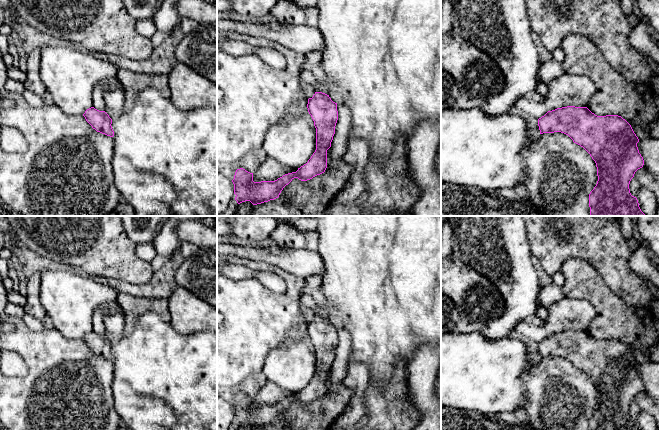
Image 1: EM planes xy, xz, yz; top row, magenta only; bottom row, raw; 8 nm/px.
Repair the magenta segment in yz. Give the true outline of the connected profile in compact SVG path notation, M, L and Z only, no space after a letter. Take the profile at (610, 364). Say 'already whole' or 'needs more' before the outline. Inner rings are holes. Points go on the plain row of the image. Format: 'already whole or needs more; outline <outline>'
already whole; outline M567 330L548 335L538 343L540 358L561 356L583 371L596 387L598 405L589 418L589 430L639 430L629 413L635 396L644 384L639 377L638 361L631 349L618 339L597 340L587 331Z

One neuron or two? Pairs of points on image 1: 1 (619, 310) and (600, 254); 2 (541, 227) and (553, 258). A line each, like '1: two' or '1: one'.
1: two
2: one

